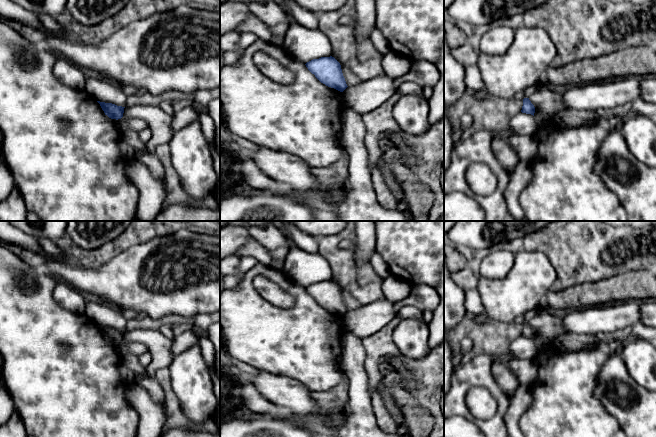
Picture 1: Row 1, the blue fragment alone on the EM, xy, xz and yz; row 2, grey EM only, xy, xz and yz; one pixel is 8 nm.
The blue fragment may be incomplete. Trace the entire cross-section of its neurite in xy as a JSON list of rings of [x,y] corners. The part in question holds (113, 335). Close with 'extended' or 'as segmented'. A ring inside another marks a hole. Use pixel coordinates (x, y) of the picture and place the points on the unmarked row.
[[[100,325],[97,326],[100,328],[105,339],[107,339],[109,342],[118,344],[123,341],[125,331],[117,330],[112,327],[105,327]]]; as segmented

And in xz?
[[[334,281],[313,283],[305,289],[326,310],[340,316],[343,316],[348,311],[342,297],[341,289]]]; as segmented

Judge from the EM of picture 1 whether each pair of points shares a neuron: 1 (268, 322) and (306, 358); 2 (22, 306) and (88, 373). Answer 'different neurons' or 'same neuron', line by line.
1: same neuron
2: same neuron

